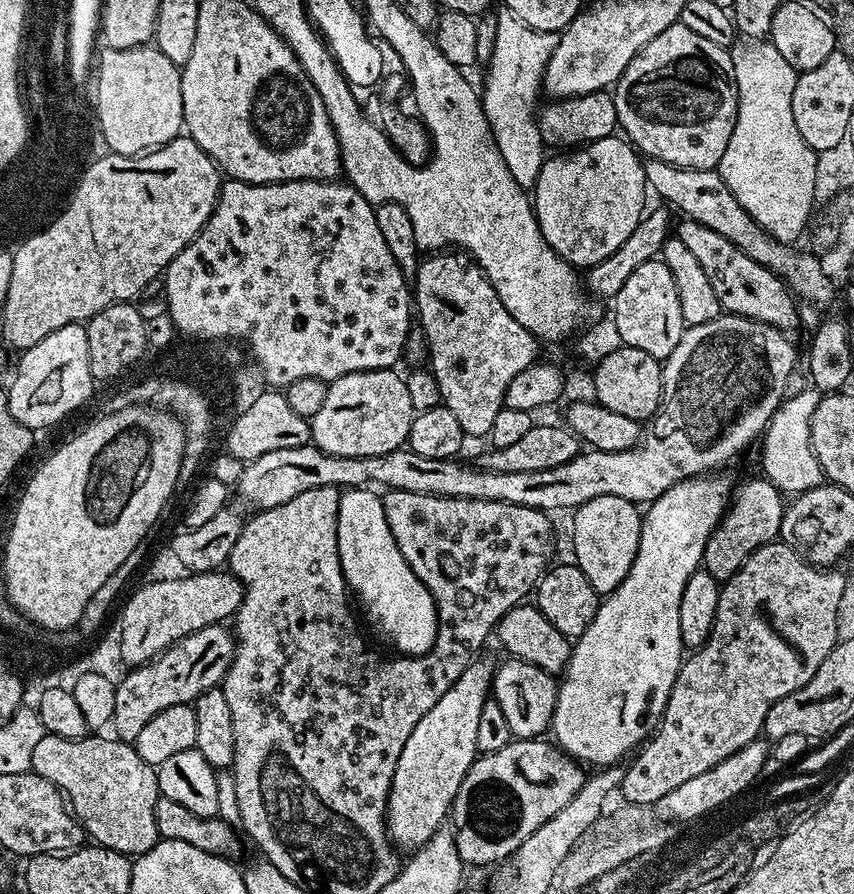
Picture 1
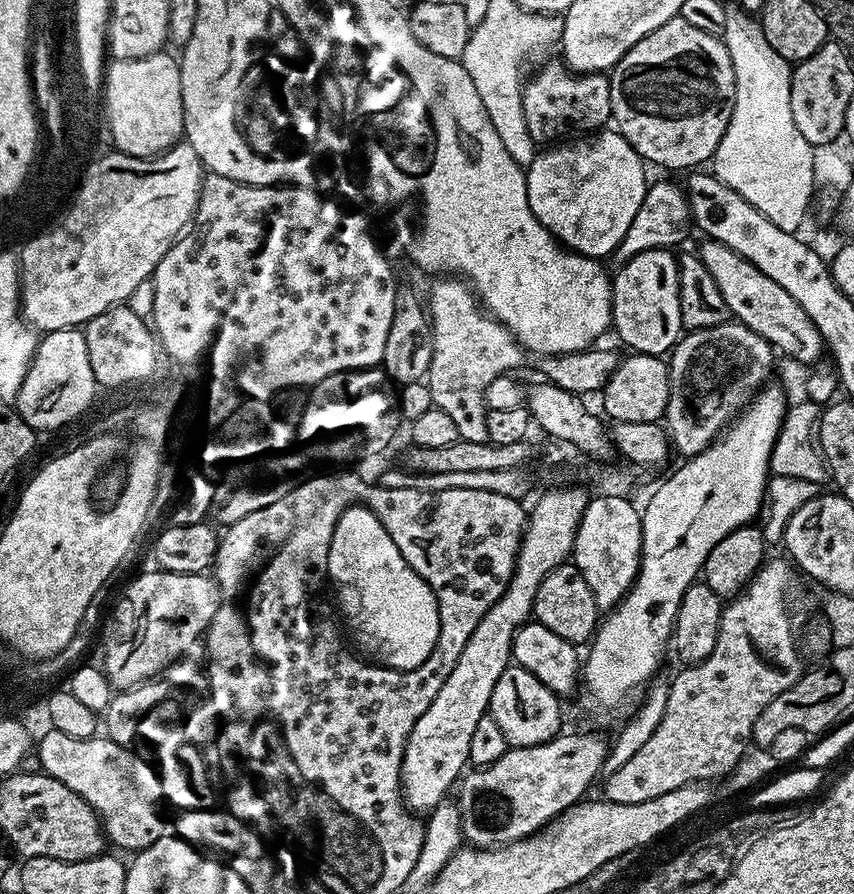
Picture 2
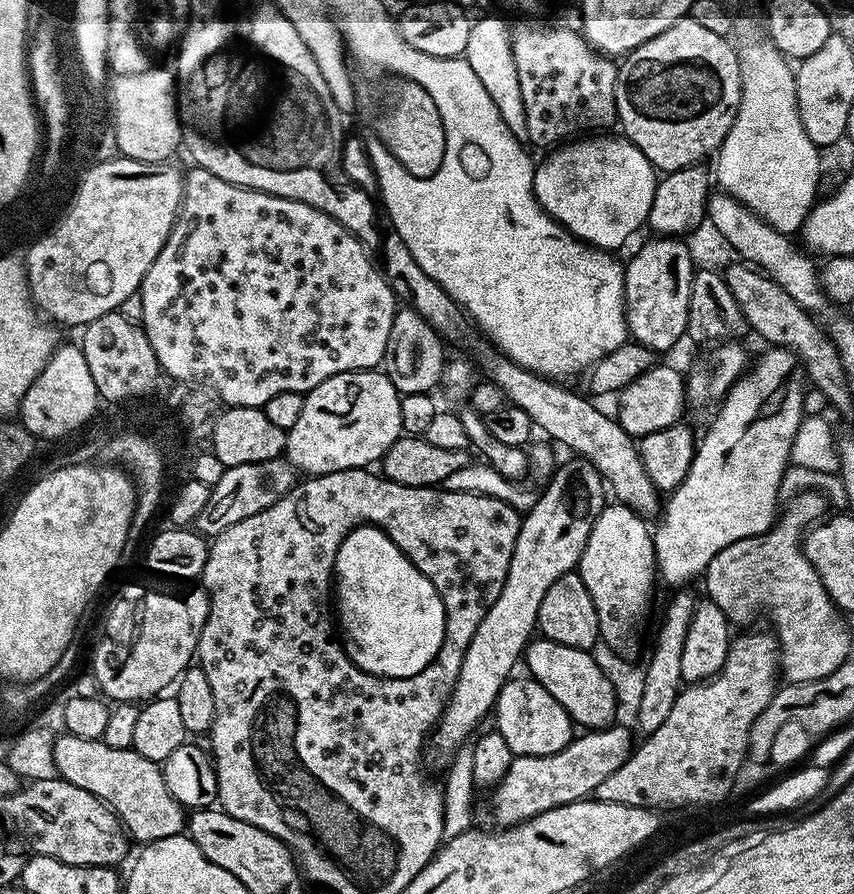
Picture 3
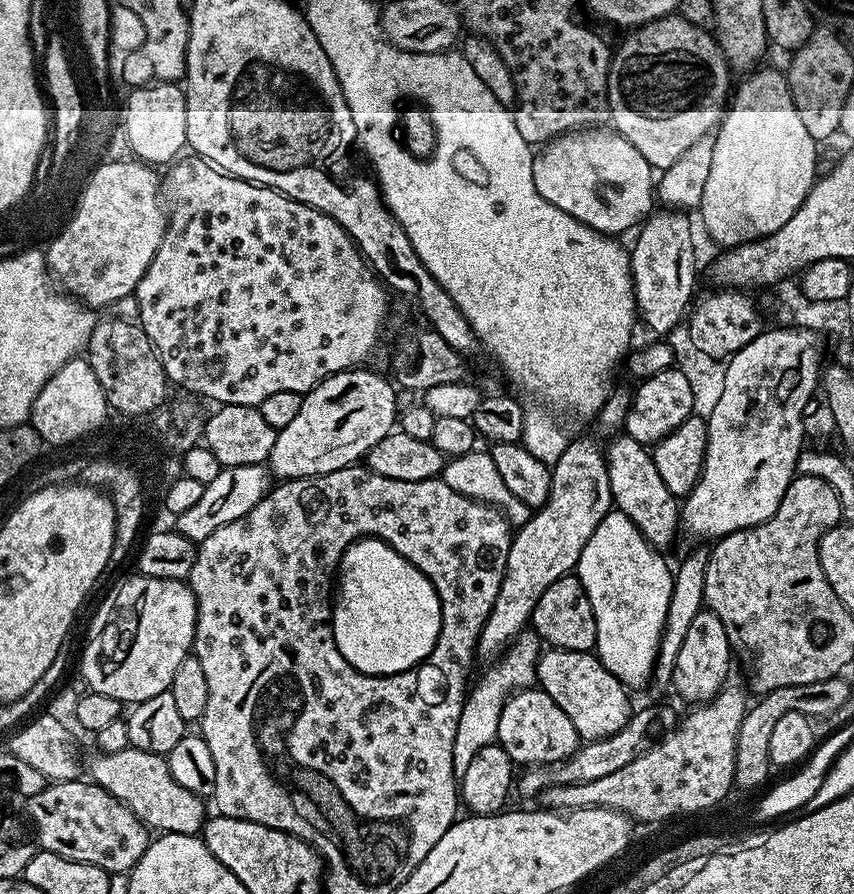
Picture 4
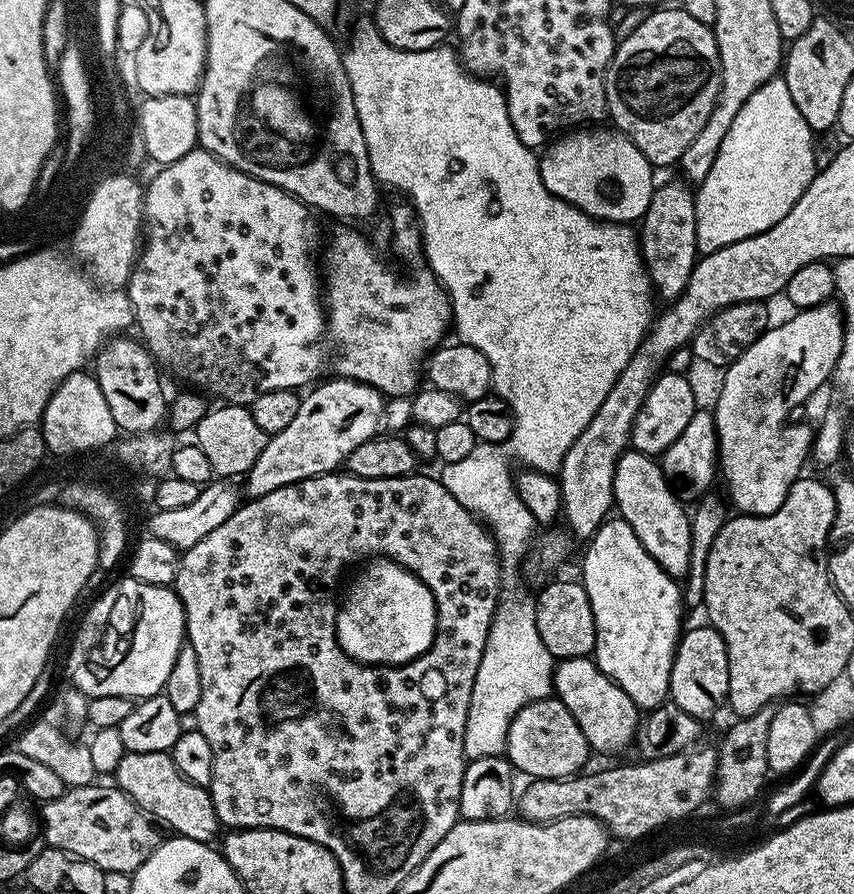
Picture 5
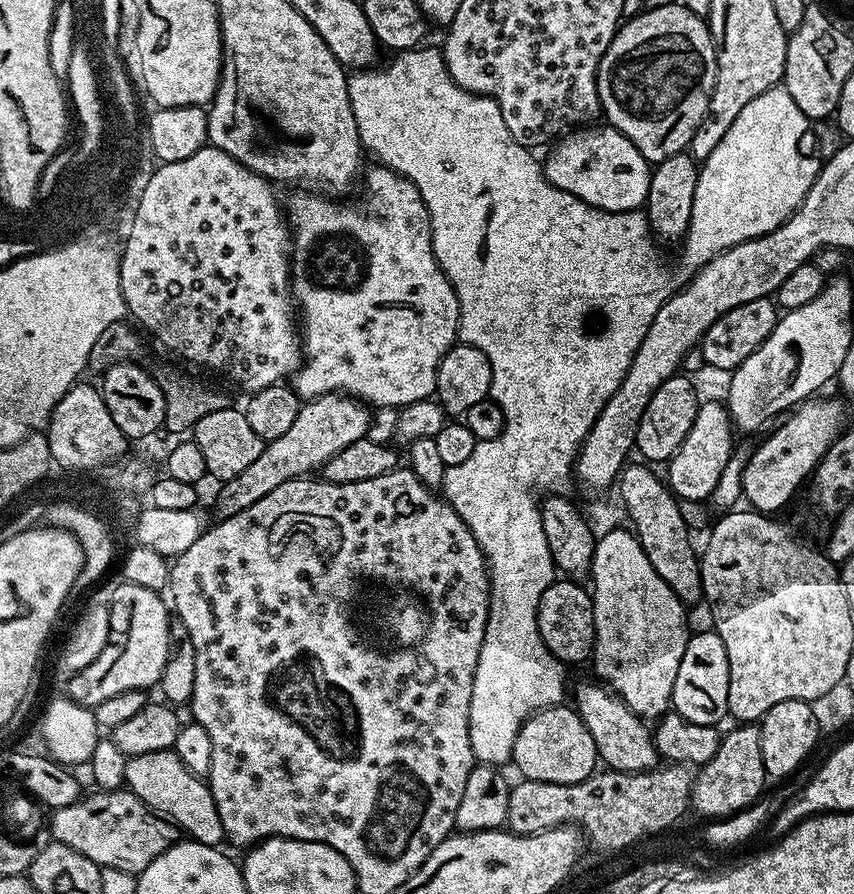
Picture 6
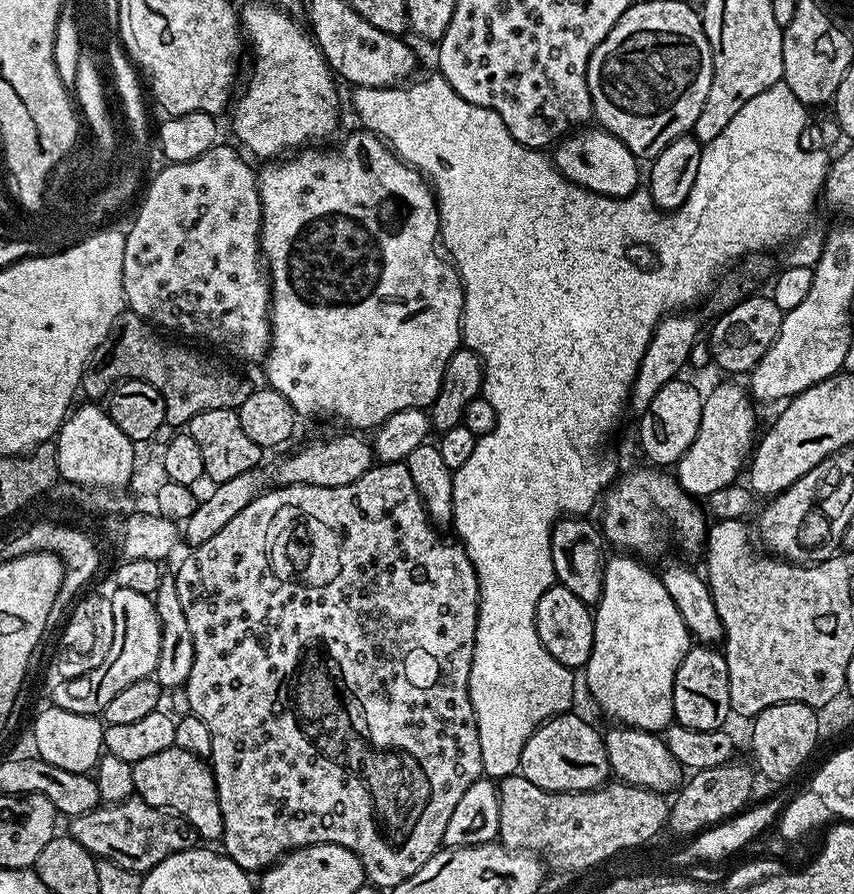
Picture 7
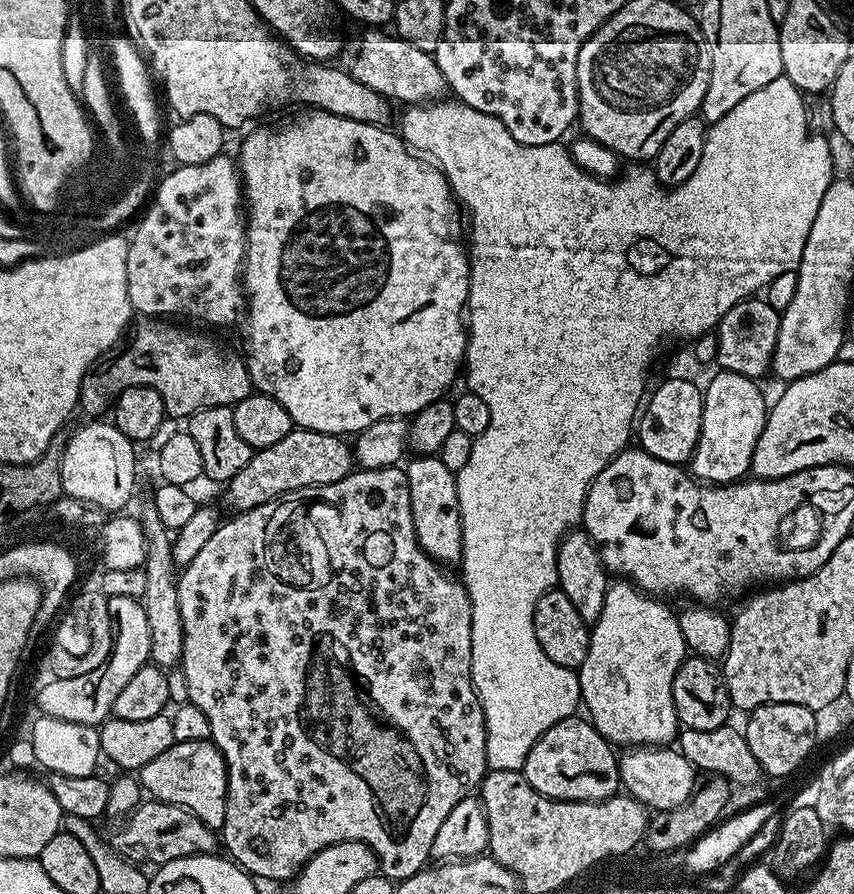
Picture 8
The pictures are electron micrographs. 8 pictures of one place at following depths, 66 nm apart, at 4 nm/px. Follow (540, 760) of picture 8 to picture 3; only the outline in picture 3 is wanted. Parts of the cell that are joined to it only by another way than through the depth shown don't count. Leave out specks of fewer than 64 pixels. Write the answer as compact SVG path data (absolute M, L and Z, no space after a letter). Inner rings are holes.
M527 674L513 675L501 686L496 695L495 712L495 731L502 734L513 757L556 754L574 739L574 725L566 710L562 710L555 698Z

